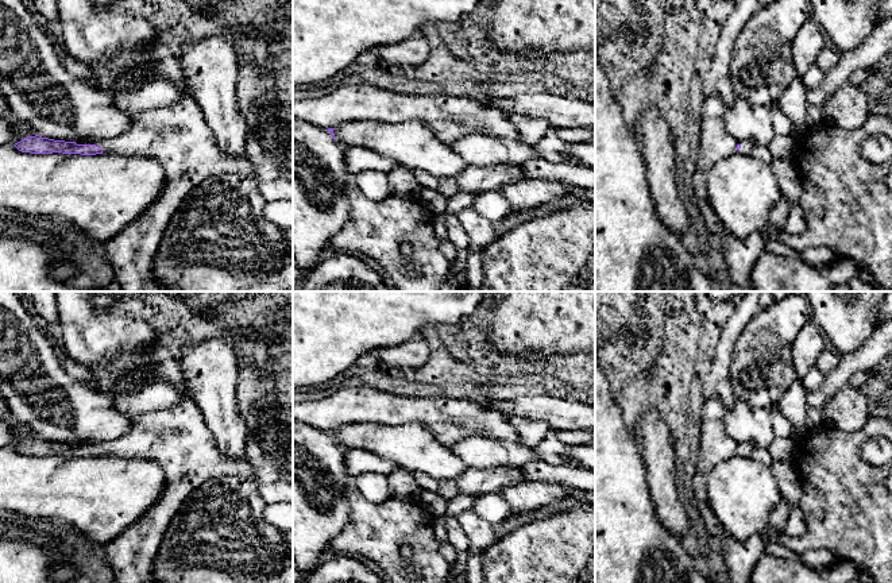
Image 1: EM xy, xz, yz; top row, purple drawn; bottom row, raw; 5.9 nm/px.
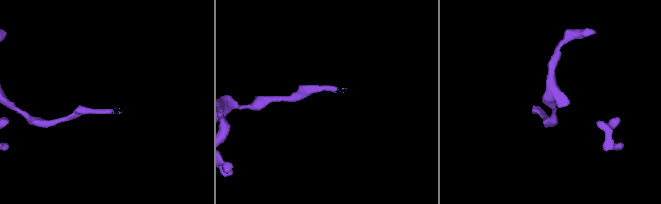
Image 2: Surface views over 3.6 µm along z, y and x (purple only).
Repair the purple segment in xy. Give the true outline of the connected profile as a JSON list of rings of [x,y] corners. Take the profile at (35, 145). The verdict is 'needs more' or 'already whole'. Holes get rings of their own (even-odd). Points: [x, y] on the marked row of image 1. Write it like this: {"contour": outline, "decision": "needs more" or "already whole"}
{"contour": [[[39,135],[27,136],[13,144],[22,152],[31,154],[81,154],[81,155],[96,155],[103,154],[103,148],[96,144],[77,144],[76,142],[54,140],[42,138]]], "decision": "already whole"}

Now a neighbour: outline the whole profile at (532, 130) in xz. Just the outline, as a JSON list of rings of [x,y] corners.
[[[520,113],[507,115],[509,120],[518,130],[522,140],[529,146],[538,146],[538,142],[545,135],[551,124],[545,119],[533,119]]]

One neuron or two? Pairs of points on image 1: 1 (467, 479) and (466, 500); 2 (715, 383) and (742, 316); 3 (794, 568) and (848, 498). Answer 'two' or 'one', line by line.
1: two
2: one
3: two

